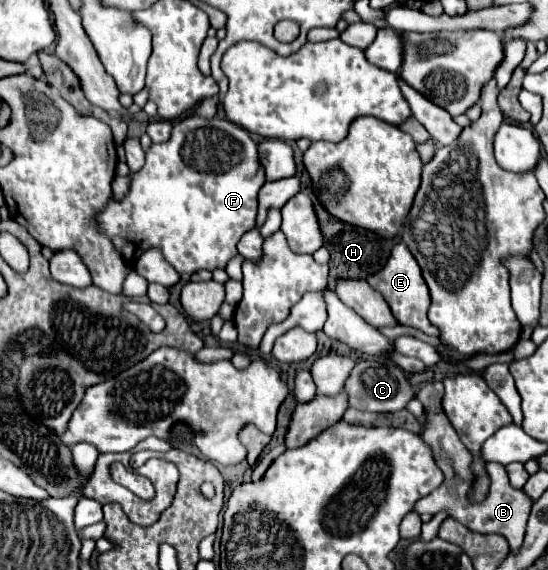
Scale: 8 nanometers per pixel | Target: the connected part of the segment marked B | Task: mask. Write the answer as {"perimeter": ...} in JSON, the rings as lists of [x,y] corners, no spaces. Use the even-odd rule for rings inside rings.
{"perimeter":[[[431,447],[437,465],[441,467],[445,479],[437,491],[433,491],[427,497],[421,497],[413,511],[417,513],[409,513],[405,515],[405,519],[401,521],[401,537],[419,537],[421,533],[421,519],[419,515],[429,513],[429,515],[437,515],[441,511],[445,511],[449,517],[453,517],[457,521],[461,521],[465,527],[469,527],[475,533],[501,533],[503,537],[507,537],[511,551],[517,551],[523,543],[525,537],[525,527],[529,519],[531,511],[531,499],[521,491],[521,489],[513,489],[509,485],[505,467],[501,463],[487,463],[487,473],[491,477],[491,487],[487,493],[487,499],[483,503],[473,505],[465,495],[471,487],[471,479],[469,479],[469,463],[471,463],[471,455],[441,455],[441,451],[437,451],[437,447]]]}

